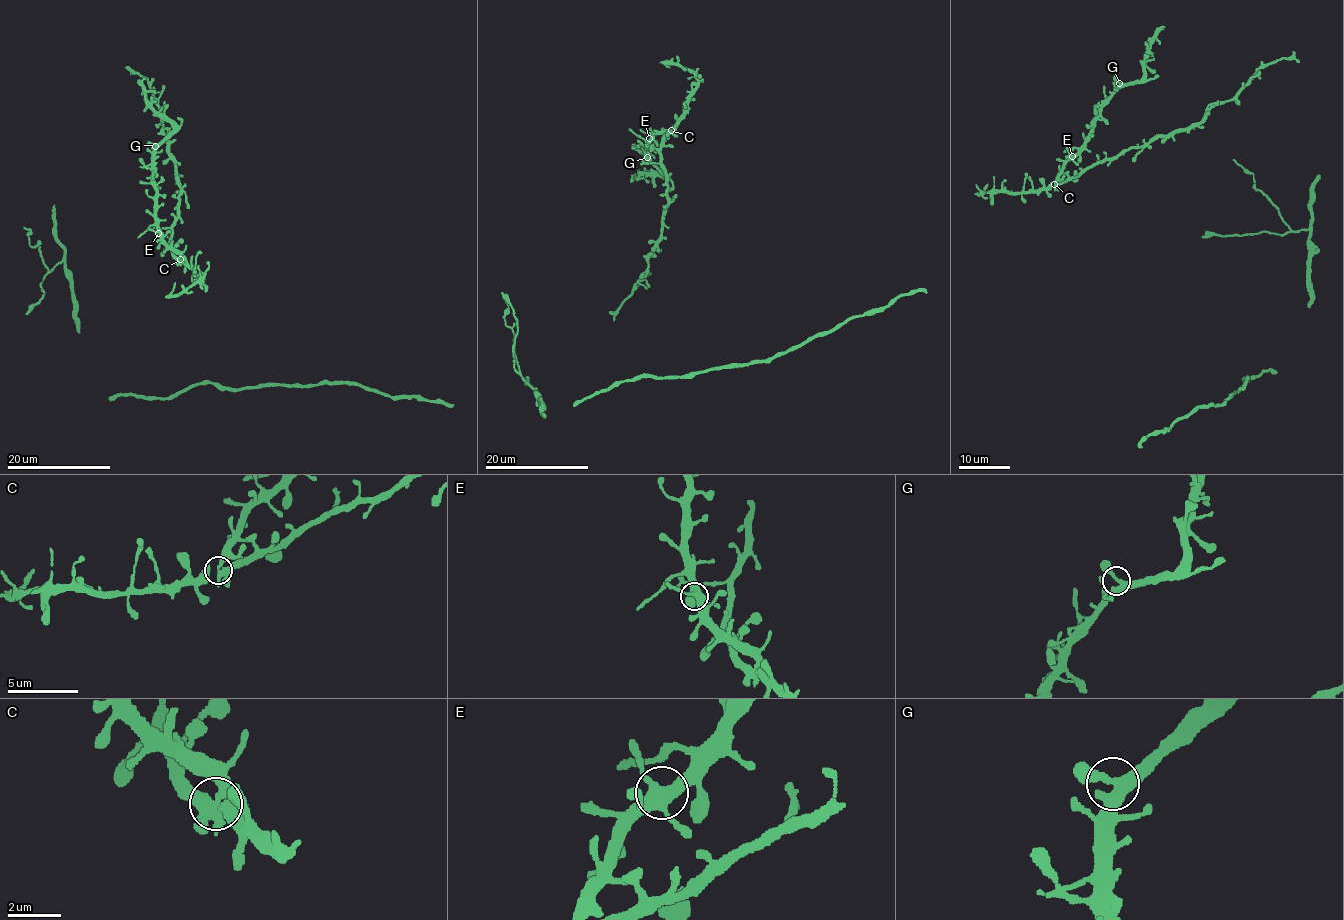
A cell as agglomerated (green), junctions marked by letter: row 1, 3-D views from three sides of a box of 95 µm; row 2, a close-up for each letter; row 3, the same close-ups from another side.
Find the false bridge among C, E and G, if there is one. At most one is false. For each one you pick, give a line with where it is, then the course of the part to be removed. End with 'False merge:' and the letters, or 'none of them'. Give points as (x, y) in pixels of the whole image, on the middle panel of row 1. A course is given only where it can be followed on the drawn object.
C: at (671, 130); foreign part runs (671, 130), (660, 152), (667, 204), (660, 239), (650, 253), (648, 273), (634, 285), (613, 320)
False merge: C

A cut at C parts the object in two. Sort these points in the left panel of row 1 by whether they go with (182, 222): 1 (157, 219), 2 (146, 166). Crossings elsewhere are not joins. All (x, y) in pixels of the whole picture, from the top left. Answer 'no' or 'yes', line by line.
1: no
2: no

